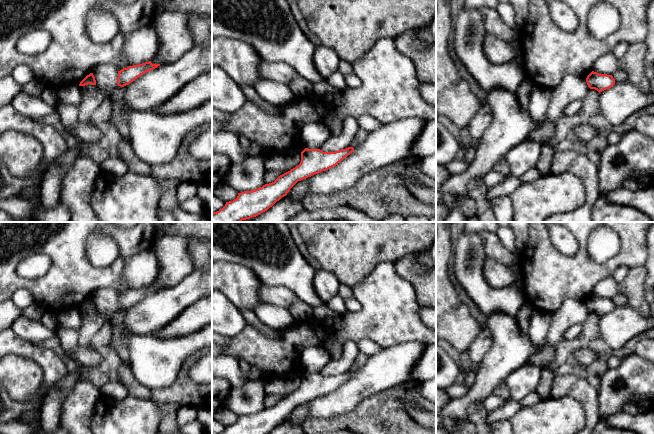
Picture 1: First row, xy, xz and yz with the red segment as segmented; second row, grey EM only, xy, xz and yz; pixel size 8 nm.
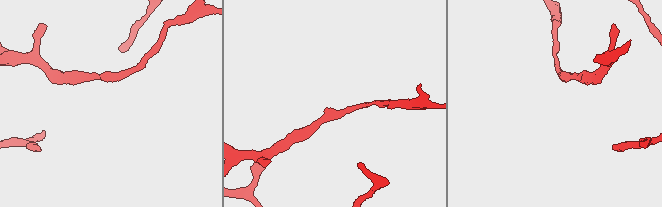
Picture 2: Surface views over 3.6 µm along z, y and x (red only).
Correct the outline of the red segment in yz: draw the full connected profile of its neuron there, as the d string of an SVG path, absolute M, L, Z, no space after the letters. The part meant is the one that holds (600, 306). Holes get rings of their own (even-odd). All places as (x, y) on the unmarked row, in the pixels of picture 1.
M592 295L586 302L587 309L590 313L595 313L599 317L611 312L615 308L615 303L612 299L599 298Z

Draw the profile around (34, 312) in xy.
M33 303L22 310L22 315L33 321L40 321L45 311L43 307Z

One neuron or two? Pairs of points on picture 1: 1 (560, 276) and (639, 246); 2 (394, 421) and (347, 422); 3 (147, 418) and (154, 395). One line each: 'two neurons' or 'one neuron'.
1: one neuron
2: one neuron
3: two neurons

